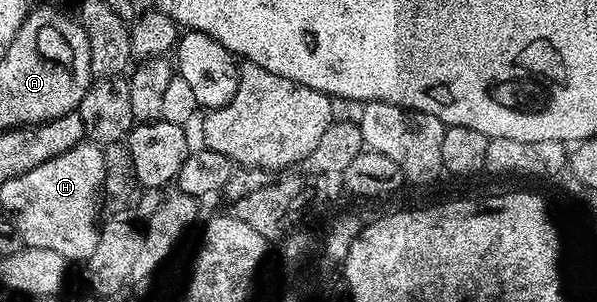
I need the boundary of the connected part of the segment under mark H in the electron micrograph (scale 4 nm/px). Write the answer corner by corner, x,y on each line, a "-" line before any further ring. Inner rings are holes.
83,142
64,150
64,154
48,158
34,168
38,171
38,247
52,250
68,262
89,261
96,250
100,235
100,201
102,199
102,179
104,178
104,152
93,142

